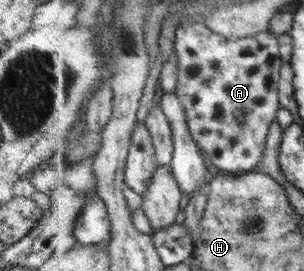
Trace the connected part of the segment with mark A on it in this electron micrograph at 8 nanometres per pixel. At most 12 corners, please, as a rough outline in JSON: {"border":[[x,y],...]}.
{"border":[[176,29],[176,94],[217,169],[256,171],[281,107],[268,30]]}

